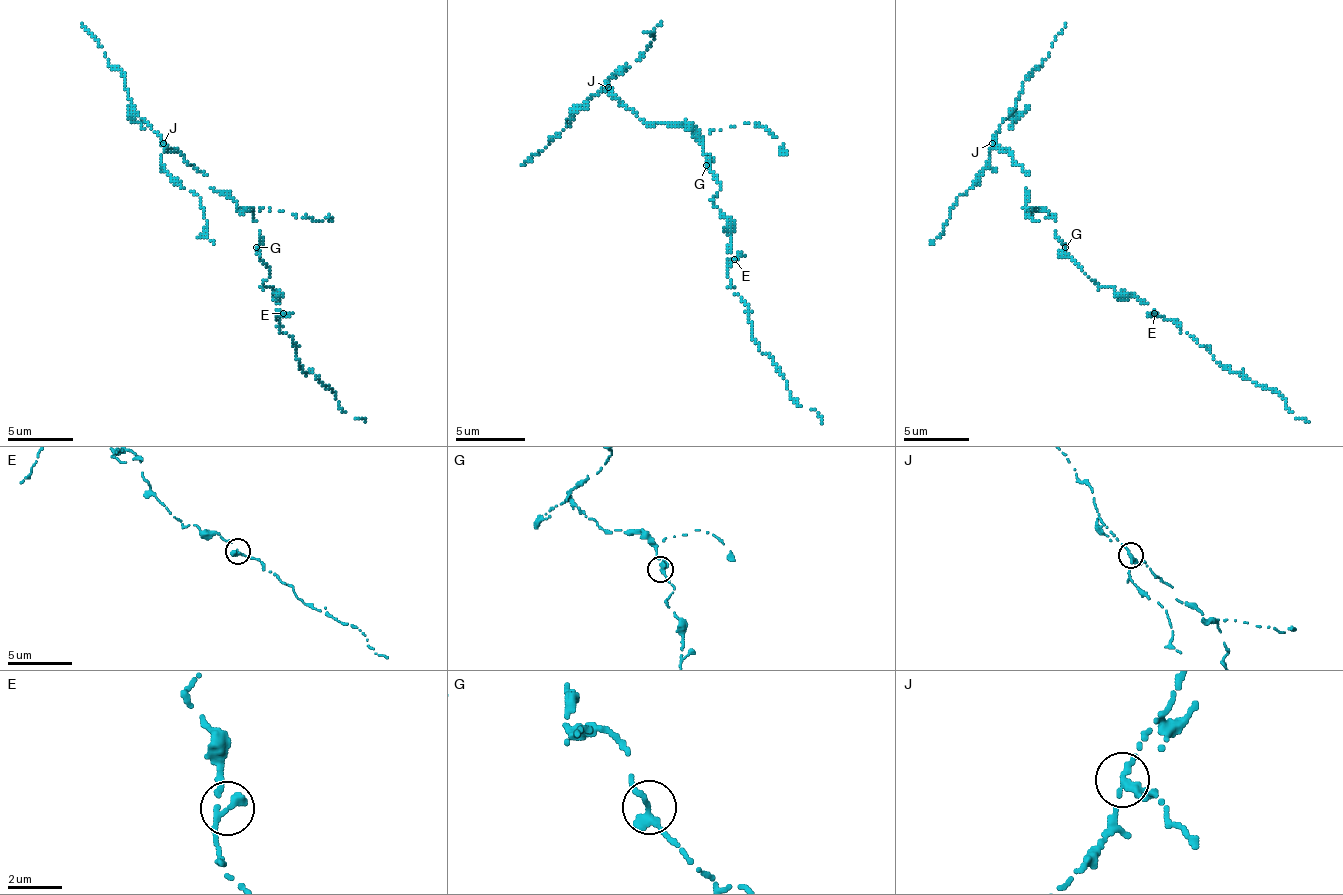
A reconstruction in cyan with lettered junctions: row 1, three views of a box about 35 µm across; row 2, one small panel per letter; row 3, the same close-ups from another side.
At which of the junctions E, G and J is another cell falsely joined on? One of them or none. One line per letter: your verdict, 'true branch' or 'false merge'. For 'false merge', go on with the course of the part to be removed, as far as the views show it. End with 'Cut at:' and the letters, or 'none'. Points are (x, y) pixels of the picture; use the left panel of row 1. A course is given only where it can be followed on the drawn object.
E: true branch
G: true branch
J: false merge; foreign part runs (164, 142), (138, 116), (125, 76), (105, 56), (82, 23)
Cut at: J

